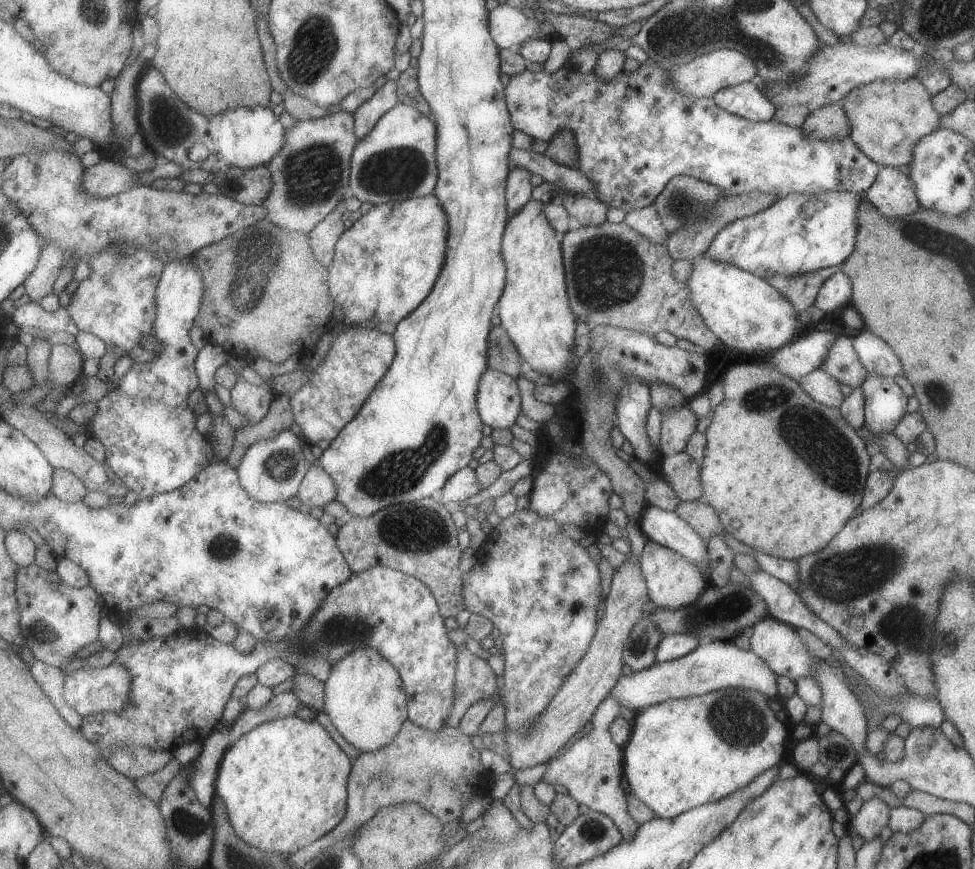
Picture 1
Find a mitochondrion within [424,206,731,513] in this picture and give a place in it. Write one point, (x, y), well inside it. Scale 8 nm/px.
(606, 269)

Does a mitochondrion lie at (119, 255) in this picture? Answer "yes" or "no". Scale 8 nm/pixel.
yes

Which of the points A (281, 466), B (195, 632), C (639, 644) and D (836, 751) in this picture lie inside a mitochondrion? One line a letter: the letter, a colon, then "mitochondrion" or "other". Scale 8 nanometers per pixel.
A: mitochondrion
B: other
C: mitochondrion
D: mitochondrion

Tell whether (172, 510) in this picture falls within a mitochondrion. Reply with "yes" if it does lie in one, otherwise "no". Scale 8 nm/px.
no

